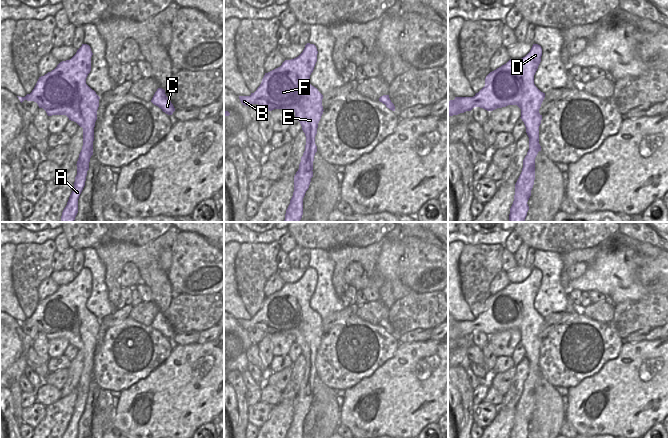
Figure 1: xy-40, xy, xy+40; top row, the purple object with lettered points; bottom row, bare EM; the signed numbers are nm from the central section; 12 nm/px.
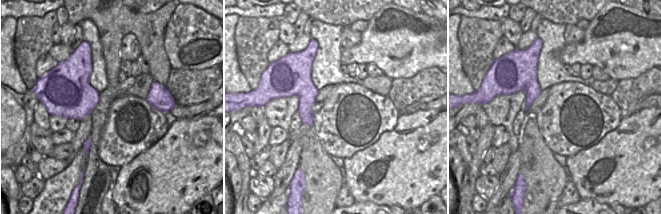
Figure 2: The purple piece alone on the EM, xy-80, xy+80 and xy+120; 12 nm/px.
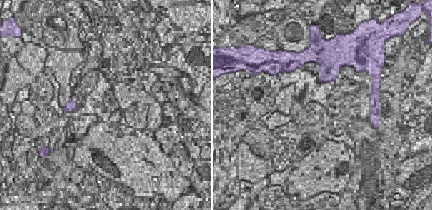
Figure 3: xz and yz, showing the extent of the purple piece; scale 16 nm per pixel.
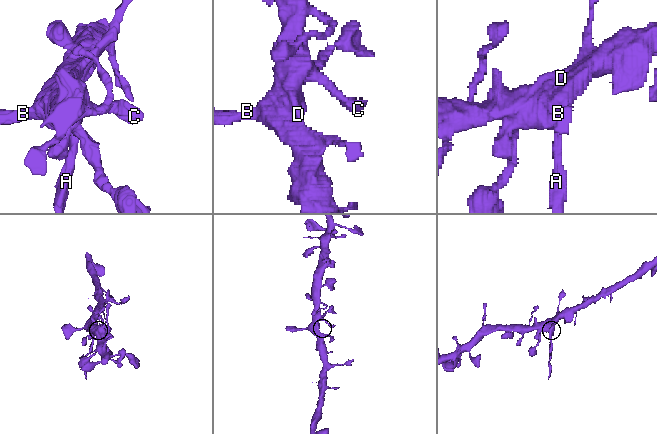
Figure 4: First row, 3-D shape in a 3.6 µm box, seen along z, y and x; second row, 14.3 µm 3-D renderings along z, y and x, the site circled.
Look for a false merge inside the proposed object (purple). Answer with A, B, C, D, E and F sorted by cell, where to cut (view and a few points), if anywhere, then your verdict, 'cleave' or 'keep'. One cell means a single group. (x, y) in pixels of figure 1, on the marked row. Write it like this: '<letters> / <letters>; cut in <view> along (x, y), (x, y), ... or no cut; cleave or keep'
A / B C D E F; cut in xy along (298, 169), (305, 170), (308, 168), (311, 171); cleave

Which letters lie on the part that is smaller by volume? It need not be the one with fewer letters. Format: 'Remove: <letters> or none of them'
Remove: A

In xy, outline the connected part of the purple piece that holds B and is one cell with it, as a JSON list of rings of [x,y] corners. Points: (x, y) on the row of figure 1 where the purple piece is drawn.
[[[307,43],[296,58],[285,60],[282,65],[265,73],[260,86],[250,96],[239,96],[245,106],[258,104],[266,111],[286,109],[295,112],[306,136],[306,145],[300,171],[313,170],[317,146],[315,136],[323,114],[323,95],[310,84],[310,75],[317,62],[317,48]]]

